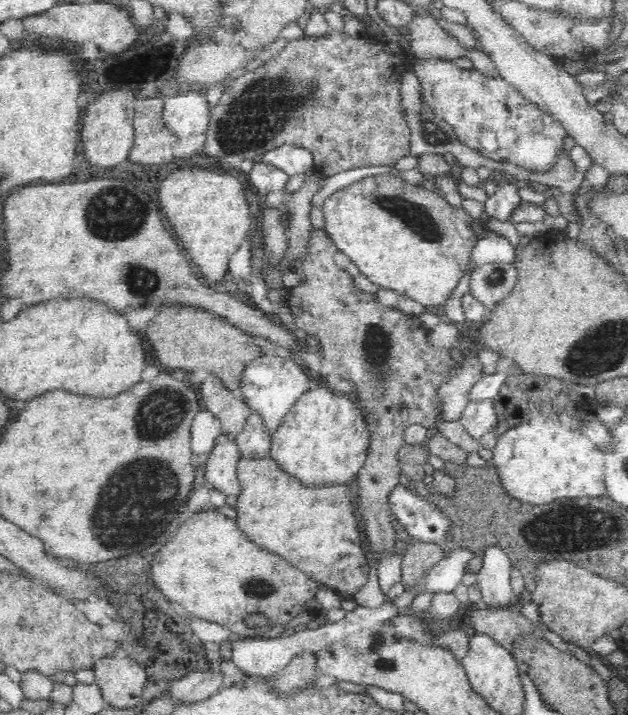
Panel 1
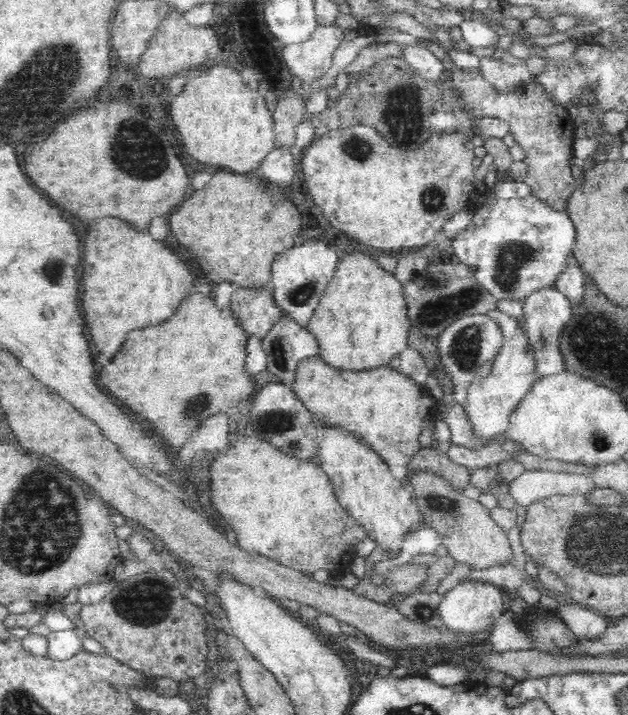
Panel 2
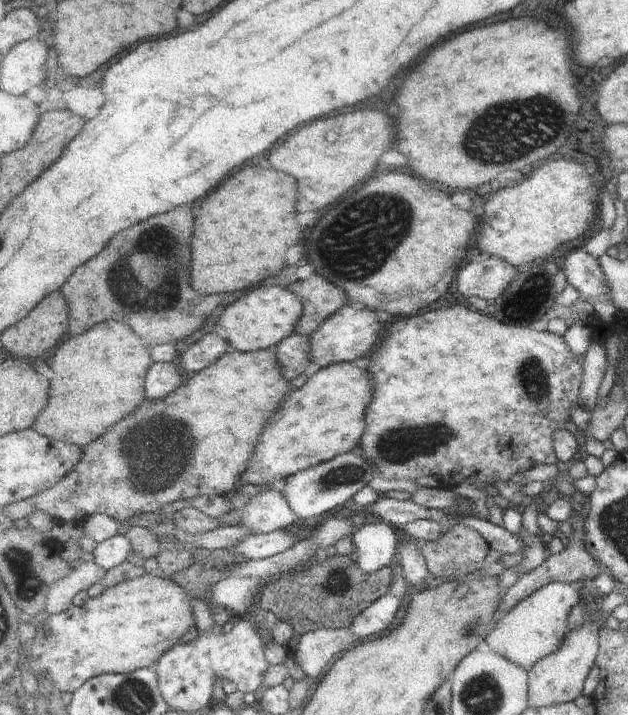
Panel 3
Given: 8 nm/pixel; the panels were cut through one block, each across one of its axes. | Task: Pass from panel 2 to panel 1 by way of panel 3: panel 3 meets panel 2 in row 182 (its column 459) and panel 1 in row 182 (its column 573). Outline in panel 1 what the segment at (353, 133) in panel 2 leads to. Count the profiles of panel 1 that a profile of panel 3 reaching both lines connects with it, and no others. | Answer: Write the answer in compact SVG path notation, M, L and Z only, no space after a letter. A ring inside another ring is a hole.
M387 173L367 176L366 178L362 178L362 180L358 180L358 182L354 182L354 184L350 184L350 186L346 186L346 188L342 188L342 190L338 190L338 192L334 192L332 196L328 196L328 199L324 201L322 210L324 212L324 230L327 232L327 235L334 242L338 251L344 253L358 267L361 274L364 274L364 276L378 287L405 294L408 298L420 302L426 308L443 306L446 300L450 298L458 283L461 282L465 270L469 268L470 260L472 260L472 252L479 242L479 232L475 230L475 226L478 226L479 222L474 220L470 214L466 214L462 207L453 208L442 194L436 194L432 190L426 190L424 186L414 186L410 182L404 182L398 176L394 178L394 176Z

